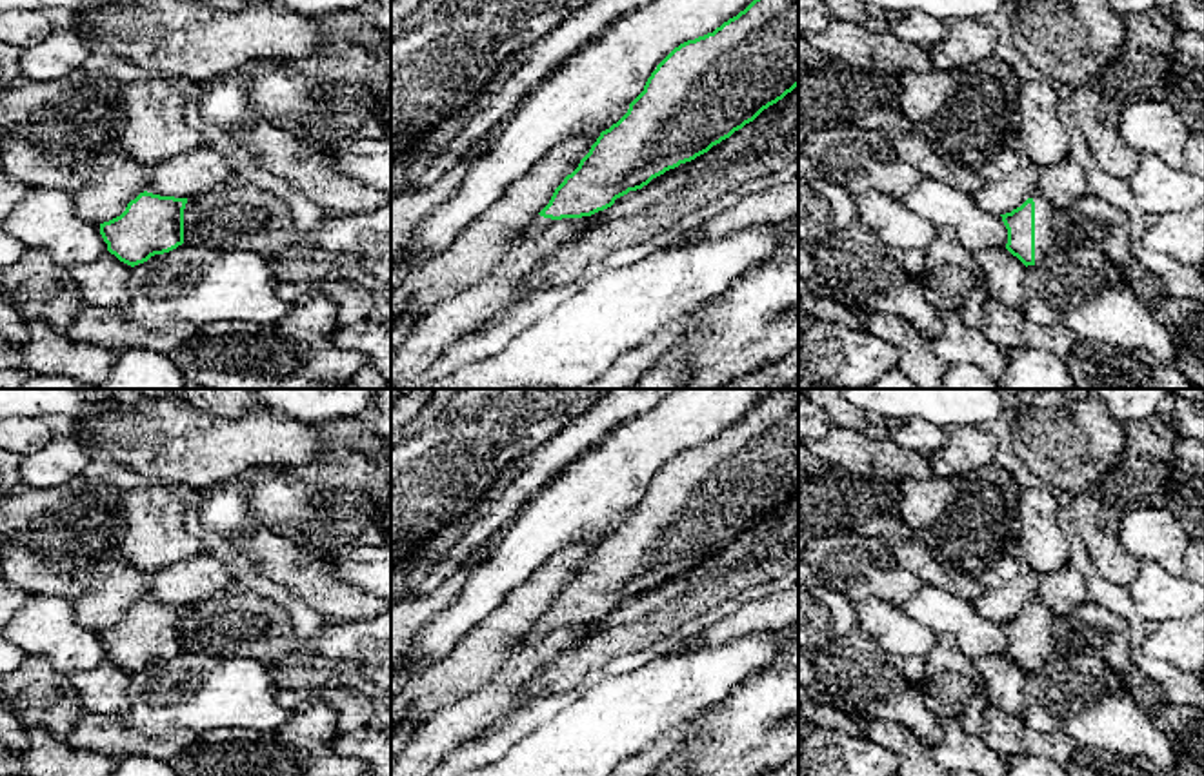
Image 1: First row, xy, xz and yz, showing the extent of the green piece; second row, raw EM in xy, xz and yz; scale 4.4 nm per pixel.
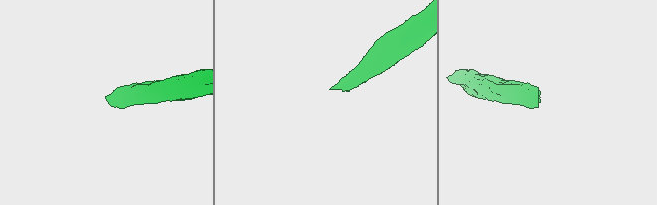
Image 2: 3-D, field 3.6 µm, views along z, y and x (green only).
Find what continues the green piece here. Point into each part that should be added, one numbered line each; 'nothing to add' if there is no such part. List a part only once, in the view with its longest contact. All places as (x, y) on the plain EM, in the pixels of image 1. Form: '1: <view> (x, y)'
1: yz (1046, 651)

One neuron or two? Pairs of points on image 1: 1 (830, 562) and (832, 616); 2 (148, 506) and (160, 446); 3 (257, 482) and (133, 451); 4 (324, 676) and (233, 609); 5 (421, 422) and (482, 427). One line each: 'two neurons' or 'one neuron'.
1: two neurons
2: two neurons
3: two neurons
4: one neuron
5: two neurons

